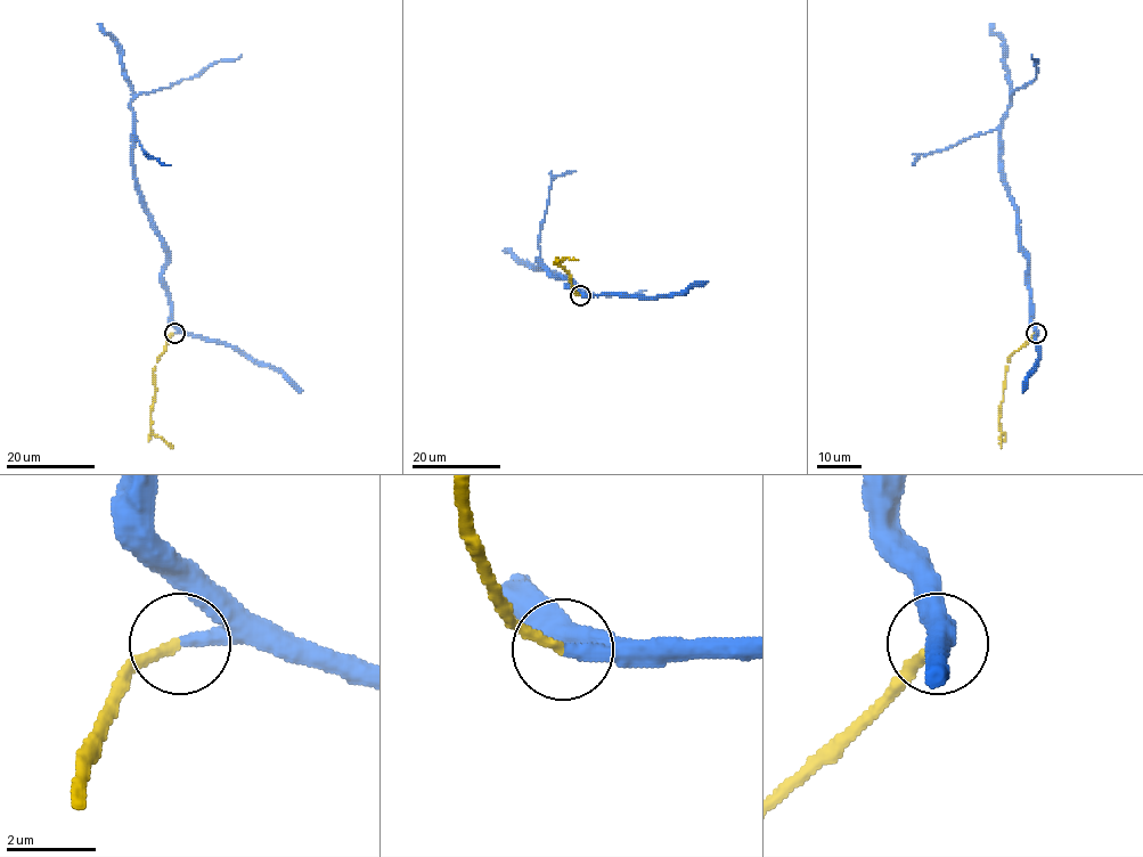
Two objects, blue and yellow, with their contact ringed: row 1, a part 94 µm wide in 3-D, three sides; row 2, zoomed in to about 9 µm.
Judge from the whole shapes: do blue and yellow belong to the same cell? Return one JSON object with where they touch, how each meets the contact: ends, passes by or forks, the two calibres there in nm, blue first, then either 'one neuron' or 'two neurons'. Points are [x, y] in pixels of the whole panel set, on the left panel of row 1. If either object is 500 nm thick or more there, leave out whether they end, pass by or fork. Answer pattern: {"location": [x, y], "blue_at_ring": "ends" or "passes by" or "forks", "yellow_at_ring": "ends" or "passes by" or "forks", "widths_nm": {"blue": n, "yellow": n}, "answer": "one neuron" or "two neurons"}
{"location": [174, 333], "blue_at_ring": "ends", "yellow_at_ring": "ends", "widths_nm": {"blue": 320, "yellow": 240}, "answer": "one neuron"}

